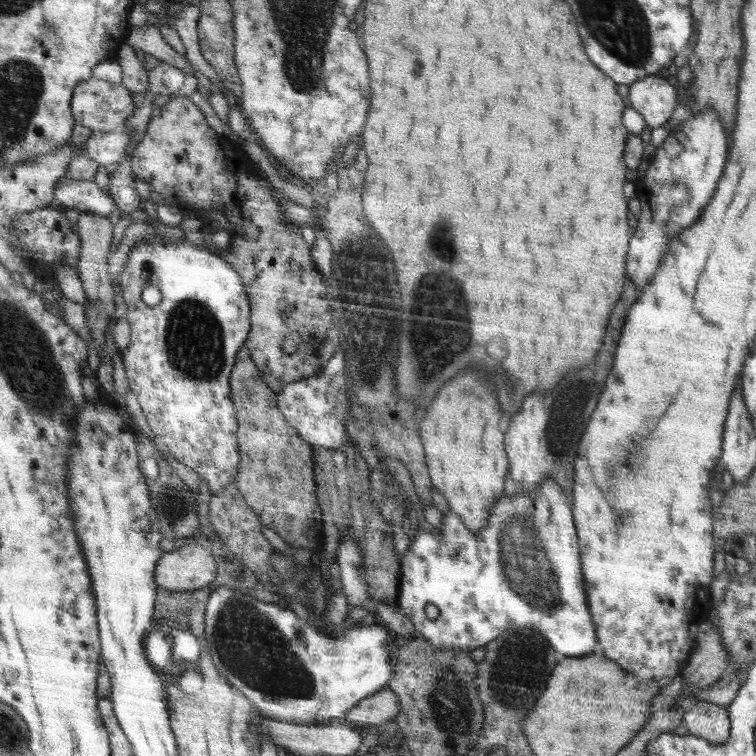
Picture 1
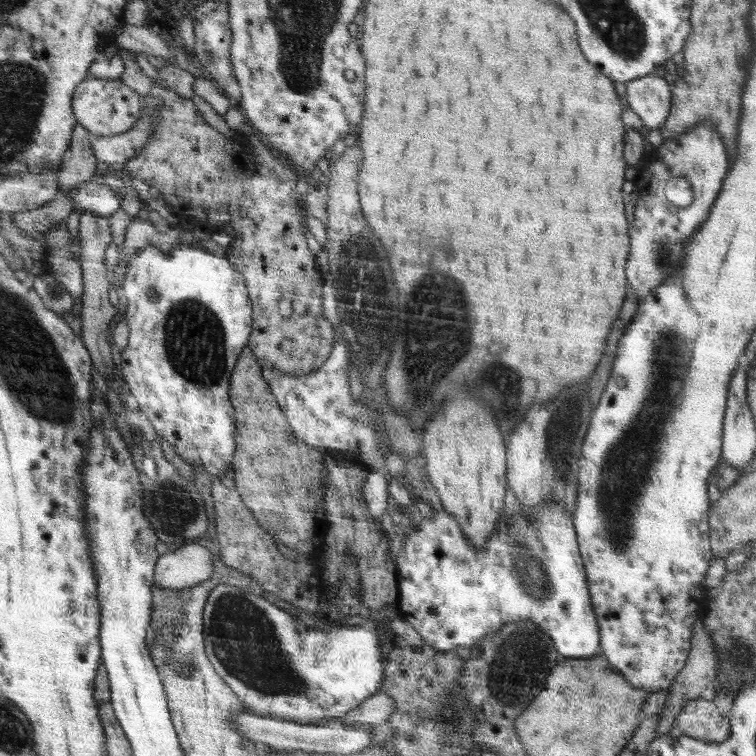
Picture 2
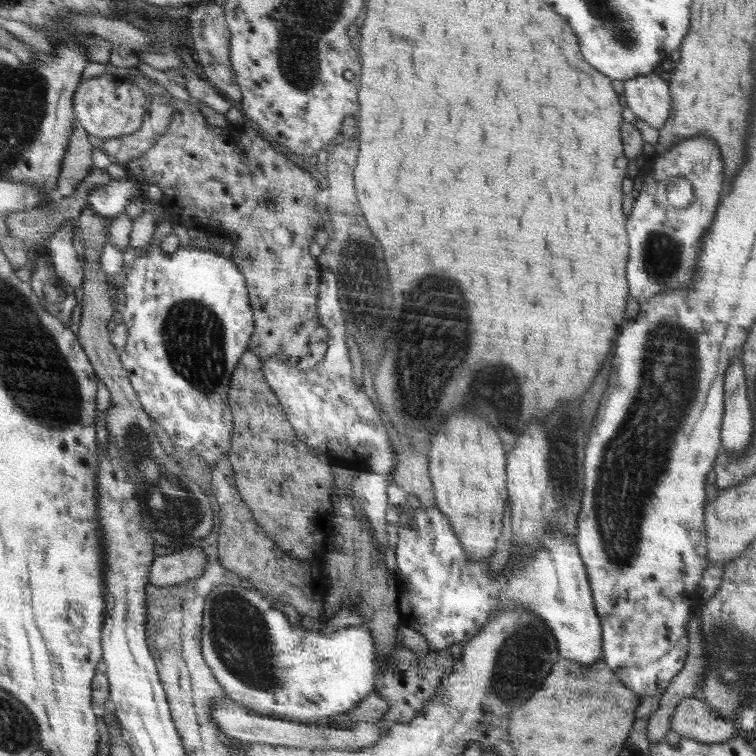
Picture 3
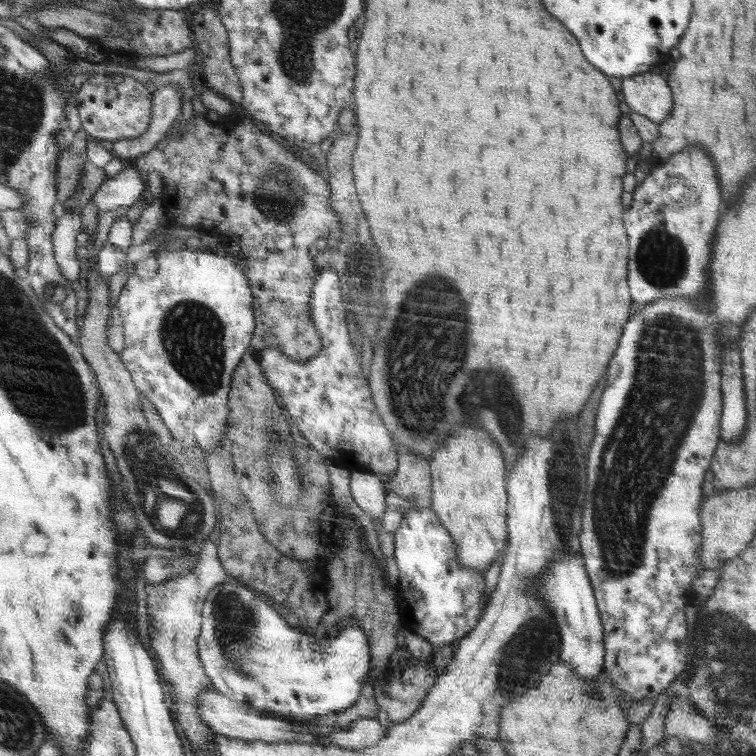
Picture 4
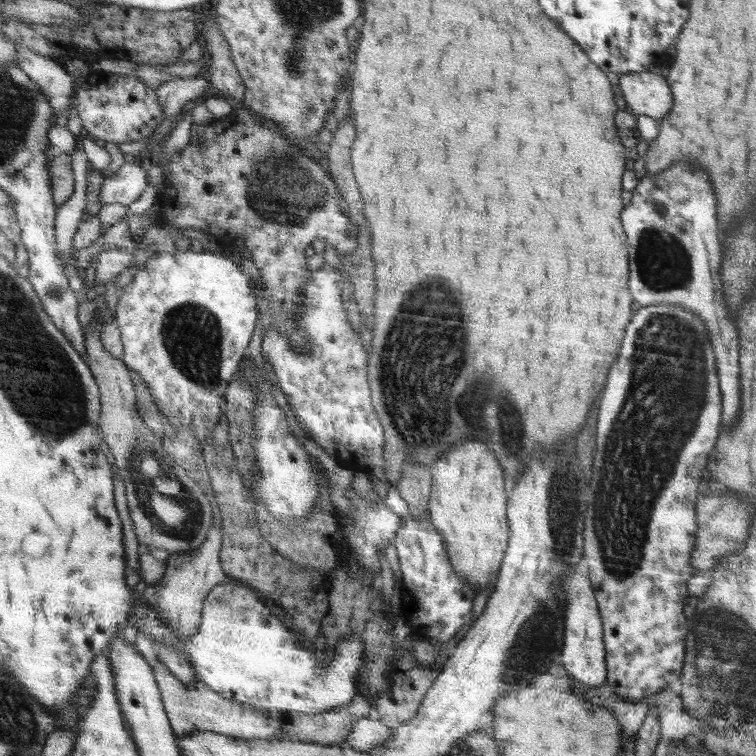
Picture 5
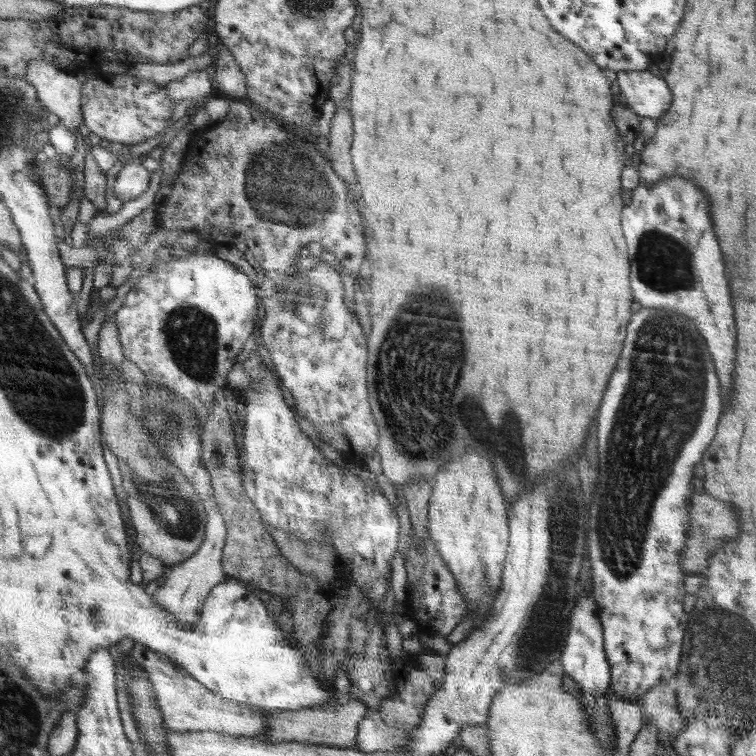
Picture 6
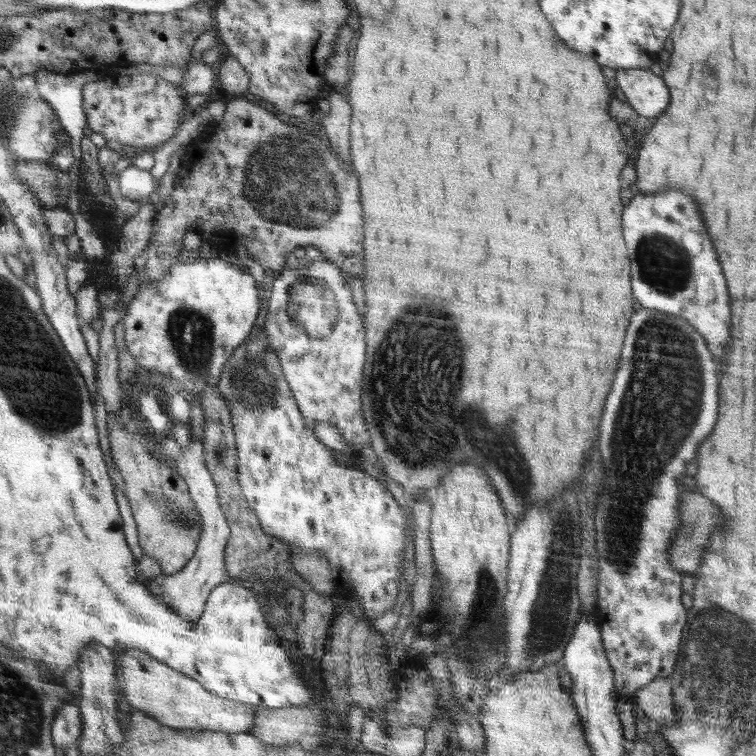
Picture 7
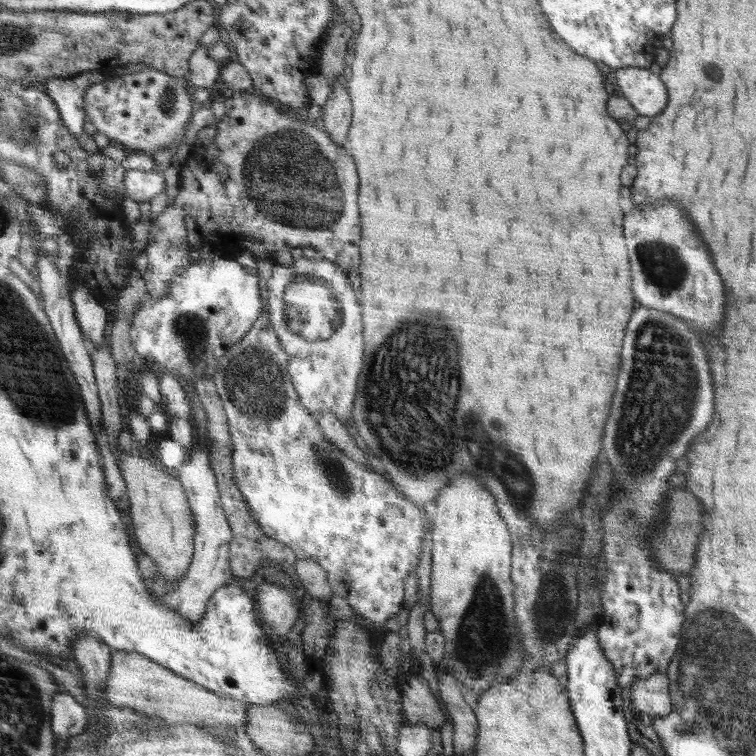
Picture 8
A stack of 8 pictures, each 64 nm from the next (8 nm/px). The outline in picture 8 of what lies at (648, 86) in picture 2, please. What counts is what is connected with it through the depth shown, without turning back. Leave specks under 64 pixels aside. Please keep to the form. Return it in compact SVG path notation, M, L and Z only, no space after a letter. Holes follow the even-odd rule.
M619 68L614 71L613 83L640 116L656 116L666 106L666 88L647 68Z

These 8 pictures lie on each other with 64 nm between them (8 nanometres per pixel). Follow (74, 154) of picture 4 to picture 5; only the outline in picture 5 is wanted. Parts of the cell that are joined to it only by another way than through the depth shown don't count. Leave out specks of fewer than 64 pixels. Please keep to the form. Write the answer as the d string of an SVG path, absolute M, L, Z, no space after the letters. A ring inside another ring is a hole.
M60 154L53 157L51 184L56 204L68 202L76 190L76 174L72 166L72 154Z

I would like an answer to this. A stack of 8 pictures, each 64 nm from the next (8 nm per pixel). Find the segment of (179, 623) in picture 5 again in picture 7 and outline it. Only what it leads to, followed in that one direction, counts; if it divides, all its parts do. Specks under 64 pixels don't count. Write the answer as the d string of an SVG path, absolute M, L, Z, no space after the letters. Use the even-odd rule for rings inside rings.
M192 397L190 412L190 440L192 446L188 450L182 450L182 466L177 466L177 472L182 476L182 480L189 487L190 498L194 500L194 506L198 508L198 514L202 516L202 532L198 539L197 552L194 553L192 560L184 569L174 572L174 575L166 575L164 572L158 577L149 581L149 588L157 600L166 603L174 611L181 614L184 618L197 621L204 612L205 602L216 586L225 584L233 578L226 570L226 546L229 544L230 525L226 520L225 513L221 509L220 498L218 498L217 483L214 482L213 475L210 474L205 465L205 451L202 452L202 436L204 435L204 413L201 407L201 399ZM201 440L201 441L200 441ZM198 442L198 444L196 444ZM196 444L196 446L194 446Z

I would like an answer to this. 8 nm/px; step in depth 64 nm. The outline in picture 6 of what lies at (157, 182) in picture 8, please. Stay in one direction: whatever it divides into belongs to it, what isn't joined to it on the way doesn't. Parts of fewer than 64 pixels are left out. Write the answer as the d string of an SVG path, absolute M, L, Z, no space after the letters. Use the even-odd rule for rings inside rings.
M136 160L126 164L119 172L114 193L123 203L130 202L146 194L152 186L152 171Z

